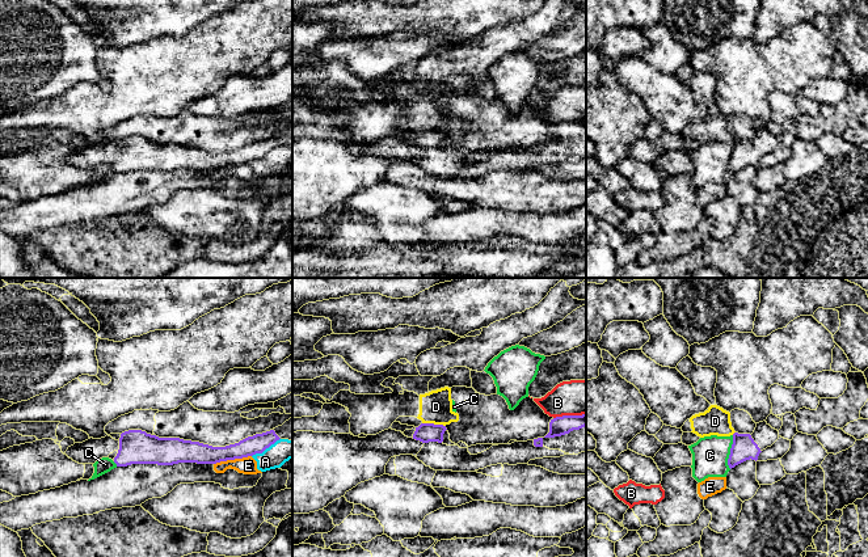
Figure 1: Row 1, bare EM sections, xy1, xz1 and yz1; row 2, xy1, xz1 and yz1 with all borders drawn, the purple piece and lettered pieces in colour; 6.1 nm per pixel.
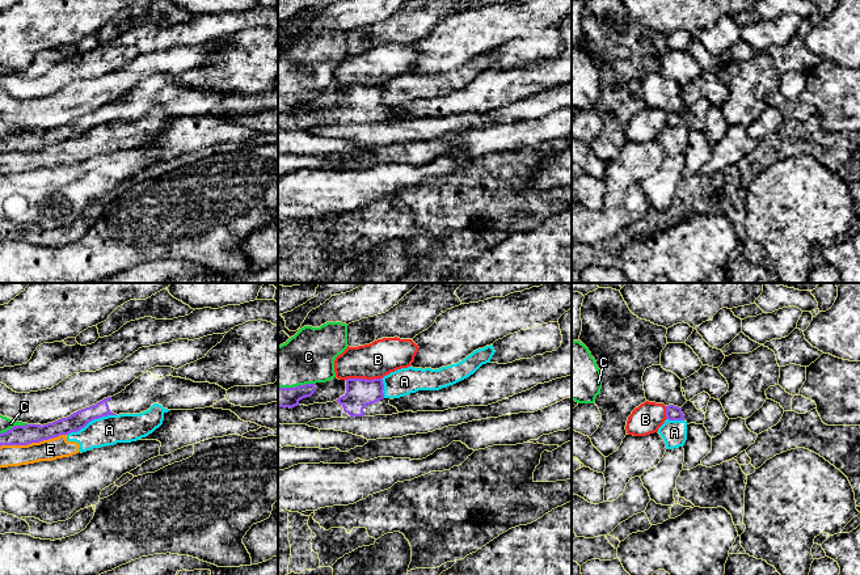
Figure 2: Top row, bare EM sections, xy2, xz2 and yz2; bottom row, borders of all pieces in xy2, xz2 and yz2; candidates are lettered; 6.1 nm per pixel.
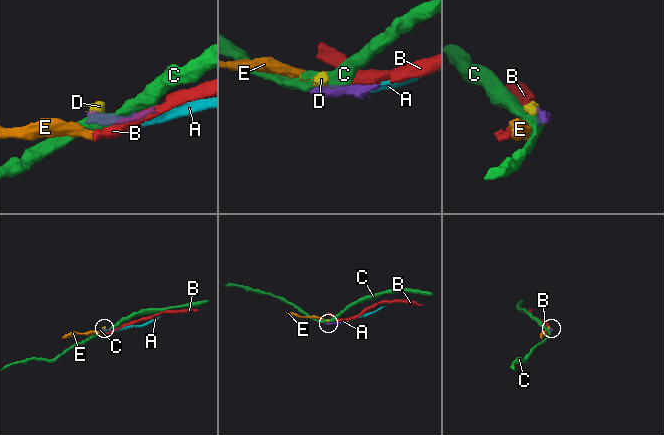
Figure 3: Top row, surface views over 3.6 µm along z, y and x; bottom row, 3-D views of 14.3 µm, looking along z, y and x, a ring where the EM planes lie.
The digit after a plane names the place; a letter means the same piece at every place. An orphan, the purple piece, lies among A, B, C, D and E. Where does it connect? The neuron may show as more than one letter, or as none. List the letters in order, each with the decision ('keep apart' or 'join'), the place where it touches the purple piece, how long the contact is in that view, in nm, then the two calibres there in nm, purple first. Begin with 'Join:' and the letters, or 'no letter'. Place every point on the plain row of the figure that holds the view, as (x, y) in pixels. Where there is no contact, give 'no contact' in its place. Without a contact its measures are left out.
Join: no letter
A: keep apart; contact xy2 (91, 127); length 340 nm; calibres 110 and 180 nm
B: keep apart; contact xz2 (363, 85); length 220 nm; calibres 180 and 220 nm
C: keep apart; contact yz1 (730, 159); length 200 nm; calibres 150 and 220 nm
D: keep apart; contact xz1 (433, 130); length 150 nm; calibres 120 and 200 nm
E: keep apart; contact xy2 (33, 148); length 420 nm; calibres 130 and 130 nm

